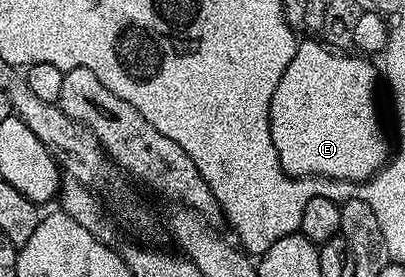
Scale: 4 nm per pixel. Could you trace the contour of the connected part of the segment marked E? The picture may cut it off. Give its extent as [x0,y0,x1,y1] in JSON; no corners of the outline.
[269,41,389,182]

